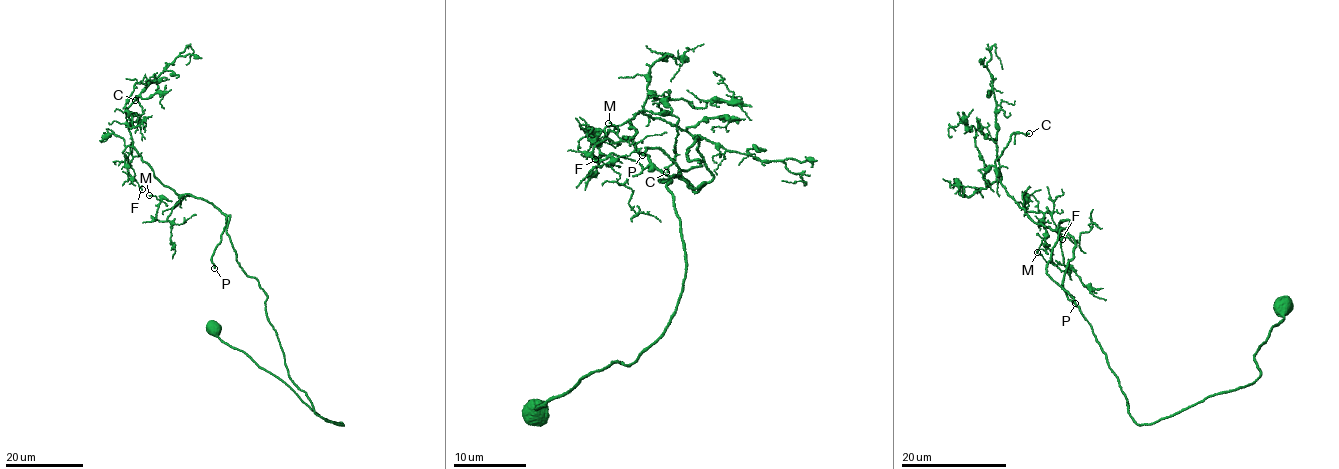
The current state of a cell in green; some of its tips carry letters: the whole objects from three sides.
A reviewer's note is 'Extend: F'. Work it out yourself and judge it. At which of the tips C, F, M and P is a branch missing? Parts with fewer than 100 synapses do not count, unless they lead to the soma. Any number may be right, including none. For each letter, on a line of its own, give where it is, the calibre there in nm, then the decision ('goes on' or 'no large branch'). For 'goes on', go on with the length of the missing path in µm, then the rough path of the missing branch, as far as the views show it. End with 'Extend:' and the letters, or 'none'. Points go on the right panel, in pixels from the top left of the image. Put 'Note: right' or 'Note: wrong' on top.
Note: wrong
C: (1029, 133) | 180 nm | no large branch
F: (1062, 239) | 130 nm | no large branch
M: (1037, 252) | 120 nm | no large branch
P: (1075, 303) | 240 nm | goes on | 90 µm | (1075, 303), (1130, 298), (1187, 244), (1161, 173)
Extend: P

